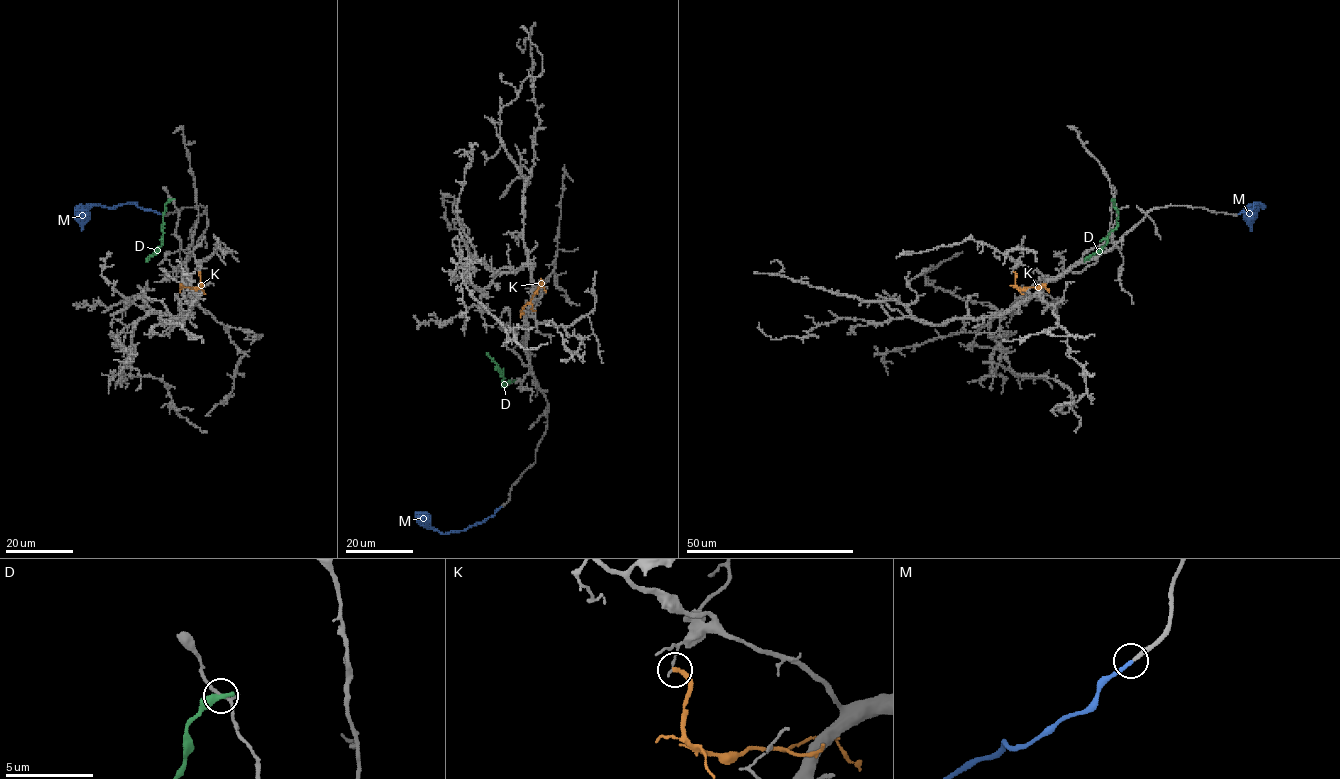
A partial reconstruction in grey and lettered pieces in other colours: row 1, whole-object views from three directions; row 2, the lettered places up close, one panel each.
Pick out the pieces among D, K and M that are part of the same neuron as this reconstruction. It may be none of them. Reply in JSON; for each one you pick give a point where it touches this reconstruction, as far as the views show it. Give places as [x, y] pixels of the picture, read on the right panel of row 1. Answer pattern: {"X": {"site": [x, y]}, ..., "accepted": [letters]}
{"M": {"site": [1238, 214]}, "accepted": ["M"]}

